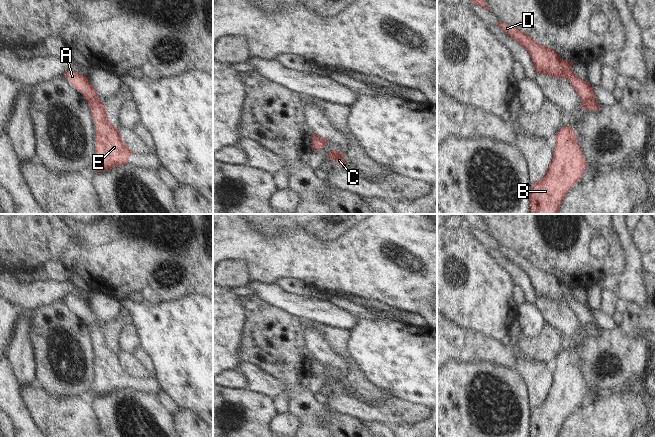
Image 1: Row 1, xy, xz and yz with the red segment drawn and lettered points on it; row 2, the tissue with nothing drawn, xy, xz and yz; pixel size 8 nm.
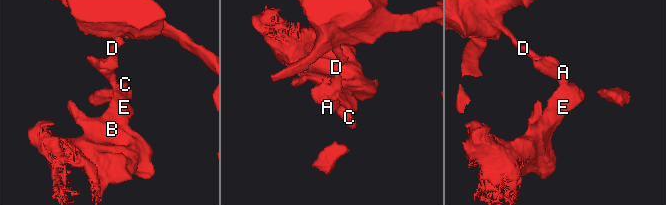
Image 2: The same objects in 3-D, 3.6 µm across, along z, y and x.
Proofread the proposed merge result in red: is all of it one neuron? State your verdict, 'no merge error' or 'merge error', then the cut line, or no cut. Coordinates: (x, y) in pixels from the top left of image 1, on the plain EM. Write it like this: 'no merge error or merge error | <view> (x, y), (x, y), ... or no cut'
merge error | yz (594, 323), (581, 327)

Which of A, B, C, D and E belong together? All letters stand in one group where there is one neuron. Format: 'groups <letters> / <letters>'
groups A D / B C E

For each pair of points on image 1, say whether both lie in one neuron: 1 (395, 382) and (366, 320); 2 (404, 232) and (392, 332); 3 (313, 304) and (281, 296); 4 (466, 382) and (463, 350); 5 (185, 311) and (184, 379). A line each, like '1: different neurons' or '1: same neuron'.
1: same neuron
2: different neurons
3: same neuron
4: different neurons
5: same neuron

